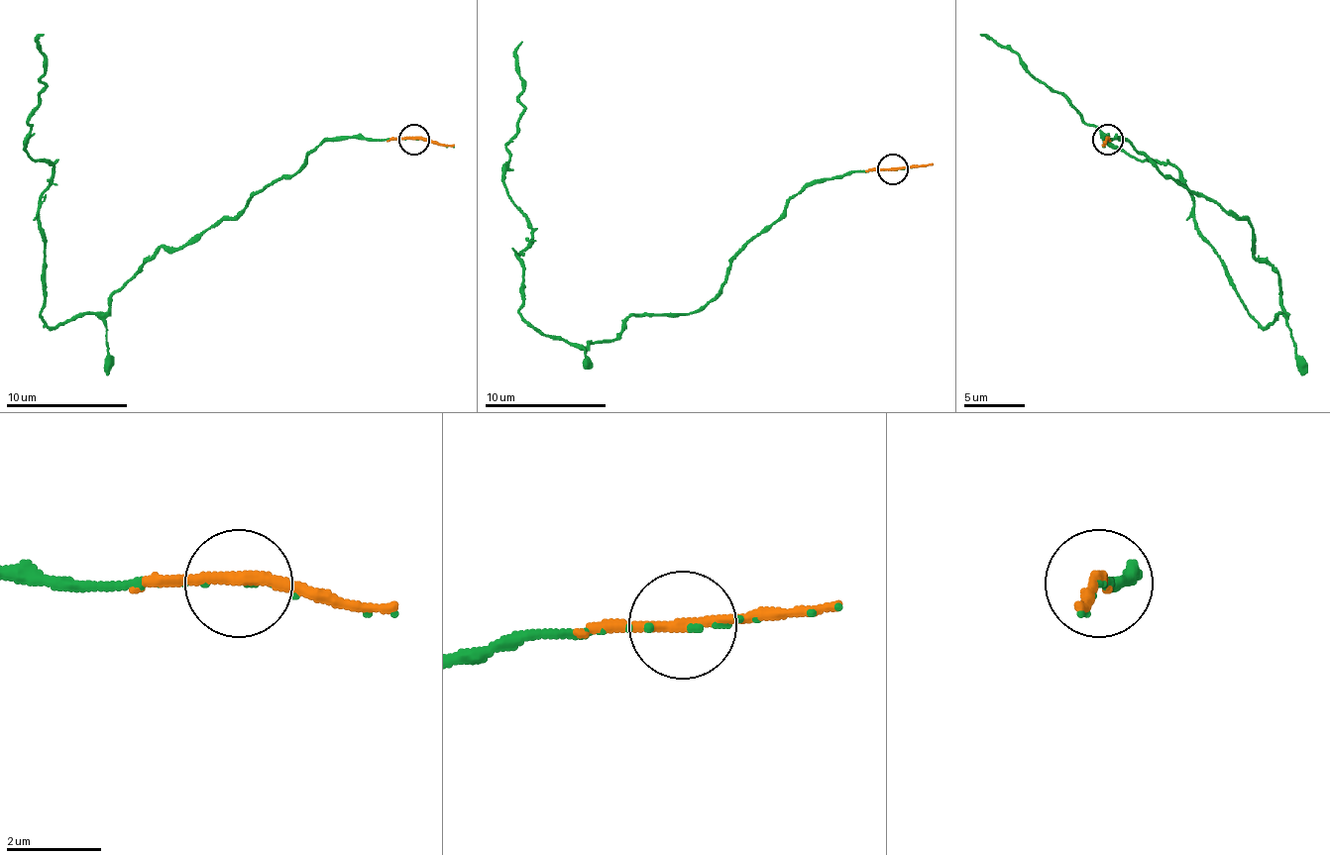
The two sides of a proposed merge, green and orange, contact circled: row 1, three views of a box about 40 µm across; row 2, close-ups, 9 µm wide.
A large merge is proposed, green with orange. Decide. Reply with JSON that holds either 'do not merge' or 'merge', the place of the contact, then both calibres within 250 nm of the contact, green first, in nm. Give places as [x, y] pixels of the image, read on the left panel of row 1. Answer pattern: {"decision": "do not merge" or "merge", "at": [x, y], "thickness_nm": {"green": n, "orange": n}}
{"decision": "merge", "at": [413, 139], "thickness_nm": {"green": 80, "orange": 240}}

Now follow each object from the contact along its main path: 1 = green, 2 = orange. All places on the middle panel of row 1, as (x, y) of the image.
1: (895, 168), (807, 183), (688, 314), (551, 339), (520, 308), (532, 235), (504, 177), (523, 41)
2: (892, 168), (932, 161)

